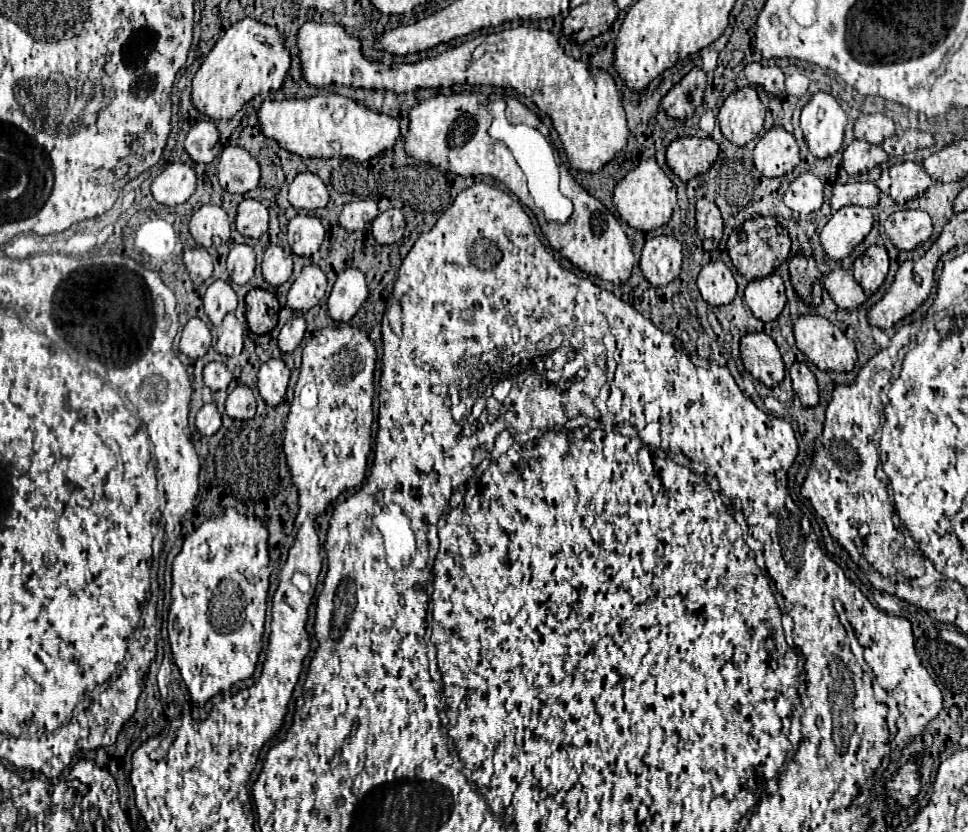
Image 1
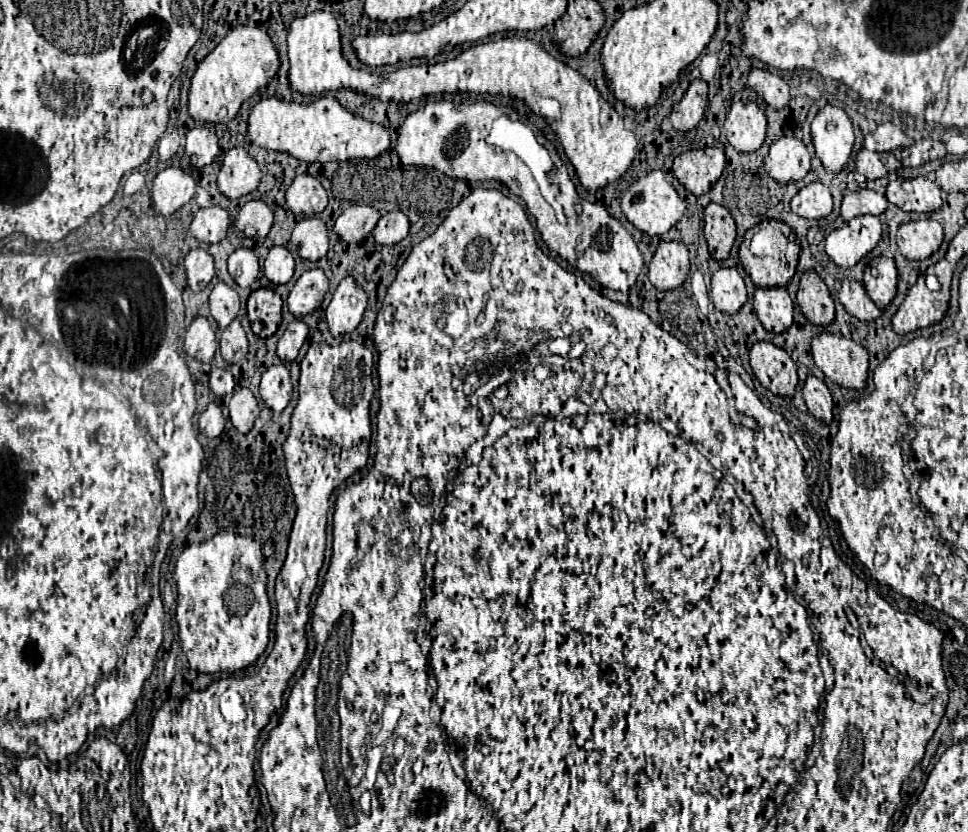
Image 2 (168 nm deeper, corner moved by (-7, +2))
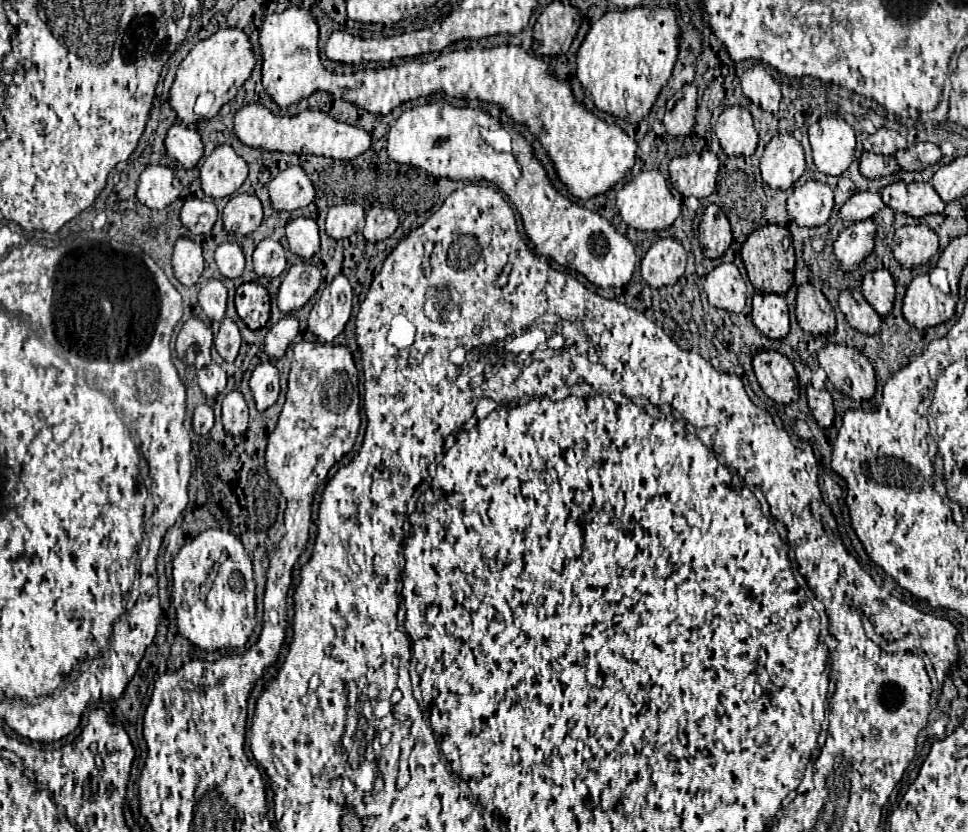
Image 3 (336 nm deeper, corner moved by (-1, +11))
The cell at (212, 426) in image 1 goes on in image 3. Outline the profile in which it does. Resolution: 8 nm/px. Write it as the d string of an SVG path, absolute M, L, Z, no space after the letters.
M199 404L193 414L193 432L207 434L213 426L213 410L209 404Z

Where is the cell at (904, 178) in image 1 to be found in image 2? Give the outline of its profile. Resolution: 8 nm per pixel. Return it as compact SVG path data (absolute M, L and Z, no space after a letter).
M927 177L911 179L911 191L905 191L899 179L893 179L887 185L887 199L889 203L901 207L903 211L937 211L941 207L941 187Z

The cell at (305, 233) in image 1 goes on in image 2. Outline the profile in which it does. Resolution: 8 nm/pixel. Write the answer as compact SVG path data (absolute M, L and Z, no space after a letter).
M319 217L301 219L293 229L291 241L295 241L299 255L309 261L319 261L329 249L329 233Z

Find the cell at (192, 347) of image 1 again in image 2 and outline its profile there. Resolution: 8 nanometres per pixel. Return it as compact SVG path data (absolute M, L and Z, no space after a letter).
M197 317L185 333L185 353L203 363L211 363L217 349L217 339L211 323L205 317Z

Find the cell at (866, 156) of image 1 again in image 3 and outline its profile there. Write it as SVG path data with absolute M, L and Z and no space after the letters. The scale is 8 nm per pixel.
M863 152L863 156L861 156L859 172L869 180L881 178L881 176L891 176L891 174L897 174L899 170L901 168L893 156L879 156L873 152Z

